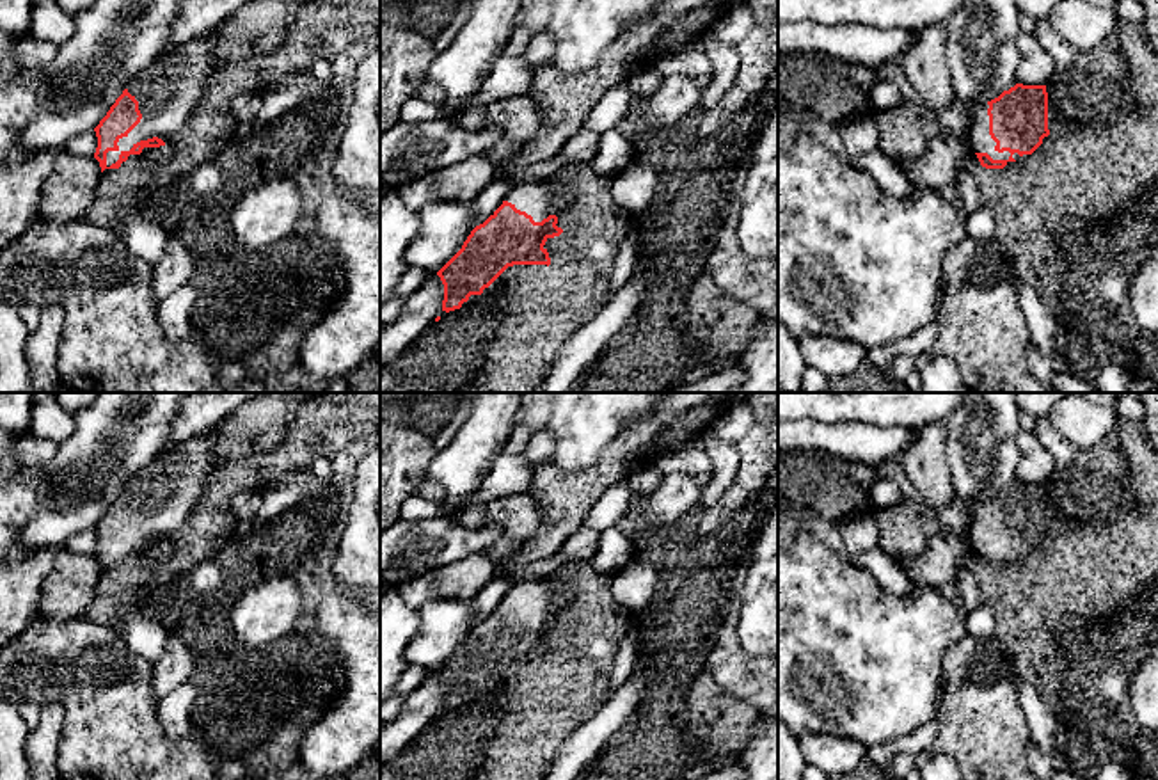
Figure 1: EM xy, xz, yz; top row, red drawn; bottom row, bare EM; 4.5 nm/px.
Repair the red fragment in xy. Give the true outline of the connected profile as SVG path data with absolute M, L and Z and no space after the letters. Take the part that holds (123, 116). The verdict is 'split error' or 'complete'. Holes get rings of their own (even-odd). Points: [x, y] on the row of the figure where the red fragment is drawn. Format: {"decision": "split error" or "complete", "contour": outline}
{"decision": "split error", "contour": "M213 32L167 50L146 71L133 76L107 115L94 128L98 147L94 158L105 169L119 169L130 155L144 147L165 146L163 139L178 133L204 94L206 80L218 69L213 59Z"}

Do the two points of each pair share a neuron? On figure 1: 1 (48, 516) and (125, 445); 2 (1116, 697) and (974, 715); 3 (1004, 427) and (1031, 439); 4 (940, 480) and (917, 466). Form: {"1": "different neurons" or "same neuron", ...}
{"1": "same neuron", "2": "different neurons", "3": "different neurons", "4": "same neuron"}

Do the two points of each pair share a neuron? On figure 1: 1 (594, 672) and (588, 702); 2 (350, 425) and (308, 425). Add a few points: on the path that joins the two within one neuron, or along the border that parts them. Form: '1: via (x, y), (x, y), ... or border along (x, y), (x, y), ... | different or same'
1: via (588, 679), (588, 695) | same
2: via (340, 425), (318, 425) | same

